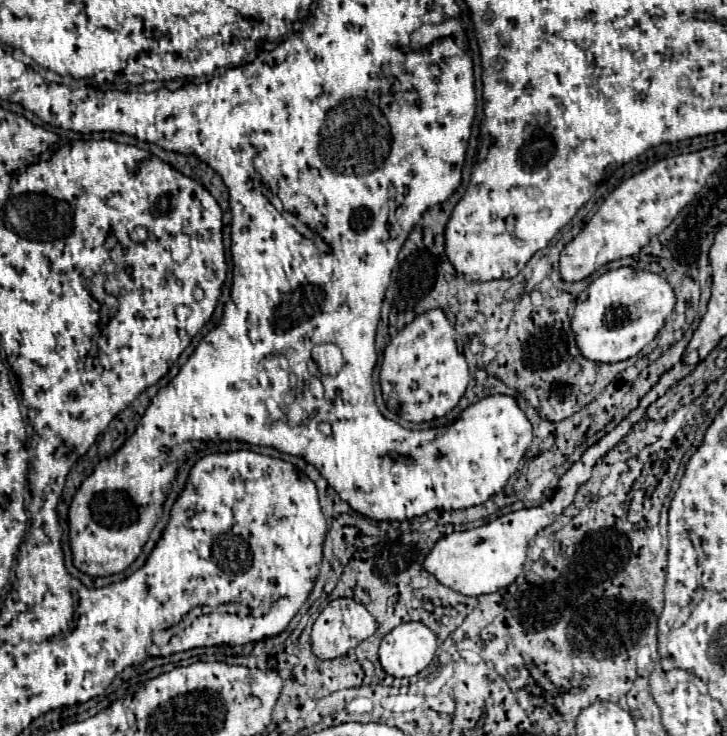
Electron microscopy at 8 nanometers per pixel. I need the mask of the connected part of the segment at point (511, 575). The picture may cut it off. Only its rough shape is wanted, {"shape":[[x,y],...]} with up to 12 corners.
{"shape":[[691,367],[661,375],[559,479],[561,495],[445,535],[423,567],[479,597],[511,585],[527,543],[573,503],[593,465]]}

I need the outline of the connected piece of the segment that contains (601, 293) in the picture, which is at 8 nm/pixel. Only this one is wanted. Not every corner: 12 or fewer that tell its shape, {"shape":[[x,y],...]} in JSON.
{"shape":[[619,267],[579,297],[579,351],[617,363],[673,313],[661,275]]}

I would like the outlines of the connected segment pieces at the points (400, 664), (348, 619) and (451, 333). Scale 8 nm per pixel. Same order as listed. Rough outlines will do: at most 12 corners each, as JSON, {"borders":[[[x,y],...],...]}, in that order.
{"borders":[[[401,623],[379,647],[383,669],[413,677],[437,651],[423,623]],[[335,599],[311,633],[313,653],[341,657],[377,631],[353,599]],[[443,309],[387,345],[381,389],[421,423],[463,397],[469,367]]]}

